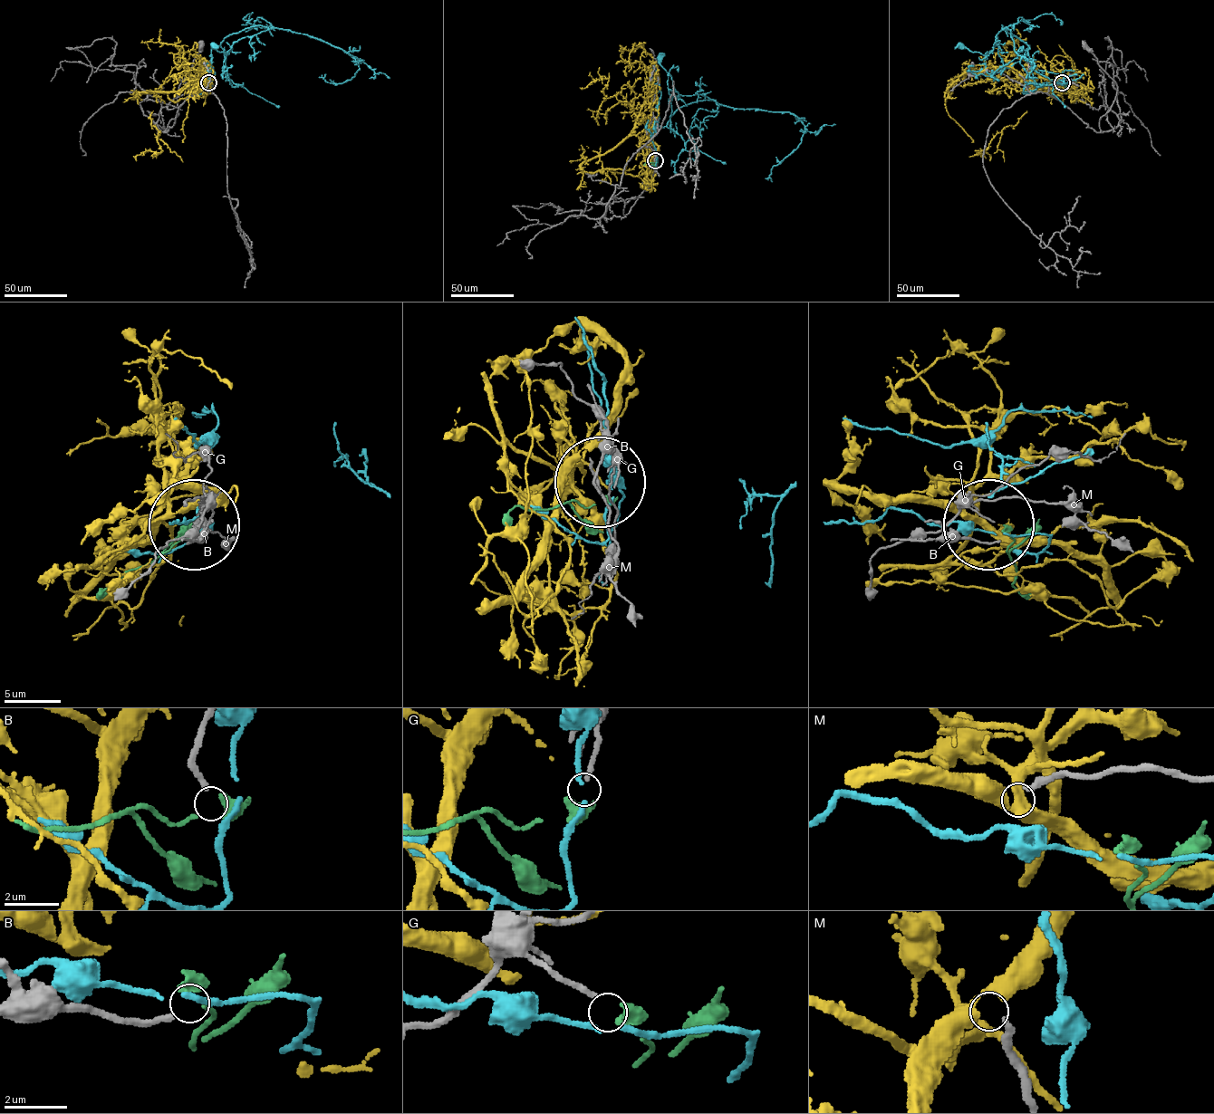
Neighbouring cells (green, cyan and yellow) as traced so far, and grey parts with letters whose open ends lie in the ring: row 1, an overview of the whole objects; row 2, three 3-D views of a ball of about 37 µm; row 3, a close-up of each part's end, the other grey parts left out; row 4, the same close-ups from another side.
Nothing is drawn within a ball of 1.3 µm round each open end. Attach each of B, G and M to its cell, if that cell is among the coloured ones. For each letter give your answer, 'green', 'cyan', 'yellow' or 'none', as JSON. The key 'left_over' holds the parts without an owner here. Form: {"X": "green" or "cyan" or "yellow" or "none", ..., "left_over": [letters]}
{"B": "none", "G": "green", "M": "yellow", "left_over": ["B"]}

